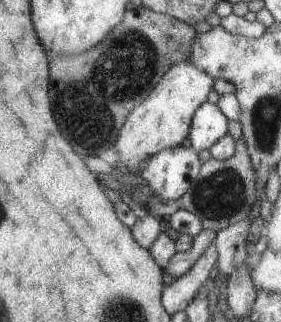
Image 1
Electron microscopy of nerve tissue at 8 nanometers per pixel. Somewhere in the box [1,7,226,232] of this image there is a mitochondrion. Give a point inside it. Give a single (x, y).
(135, 46)

